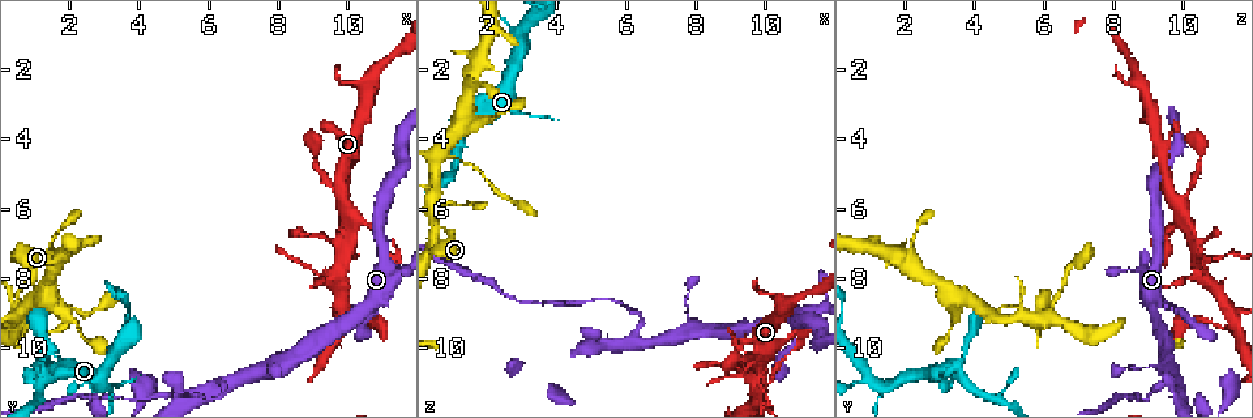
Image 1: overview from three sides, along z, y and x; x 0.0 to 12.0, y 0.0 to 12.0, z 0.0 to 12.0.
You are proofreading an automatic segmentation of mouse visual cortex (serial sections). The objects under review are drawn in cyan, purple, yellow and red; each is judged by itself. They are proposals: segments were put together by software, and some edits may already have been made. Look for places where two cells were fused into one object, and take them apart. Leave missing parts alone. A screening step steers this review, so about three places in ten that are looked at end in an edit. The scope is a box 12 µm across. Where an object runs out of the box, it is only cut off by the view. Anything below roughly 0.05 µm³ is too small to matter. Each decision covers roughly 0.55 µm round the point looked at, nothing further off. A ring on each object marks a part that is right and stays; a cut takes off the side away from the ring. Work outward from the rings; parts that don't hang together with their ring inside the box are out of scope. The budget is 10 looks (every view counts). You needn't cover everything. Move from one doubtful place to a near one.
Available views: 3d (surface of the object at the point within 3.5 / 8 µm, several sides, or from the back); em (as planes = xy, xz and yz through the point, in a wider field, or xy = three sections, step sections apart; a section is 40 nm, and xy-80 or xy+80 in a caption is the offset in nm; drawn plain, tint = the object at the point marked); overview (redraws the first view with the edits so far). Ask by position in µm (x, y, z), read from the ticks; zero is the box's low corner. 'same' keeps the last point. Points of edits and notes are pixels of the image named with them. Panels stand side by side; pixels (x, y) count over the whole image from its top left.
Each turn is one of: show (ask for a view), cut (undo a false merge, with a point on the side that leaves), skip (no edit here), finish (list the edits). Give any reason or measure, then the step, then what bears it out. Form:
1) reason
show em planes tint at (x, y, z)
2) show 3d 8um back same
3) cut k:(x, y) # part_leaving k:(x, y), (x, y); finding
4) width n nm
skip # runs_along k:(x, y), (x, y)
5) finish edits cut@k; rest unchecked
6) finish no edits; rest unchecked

thin arm on a thick one
show 3d 3.5um at (9.8, 7.2, 10.4)

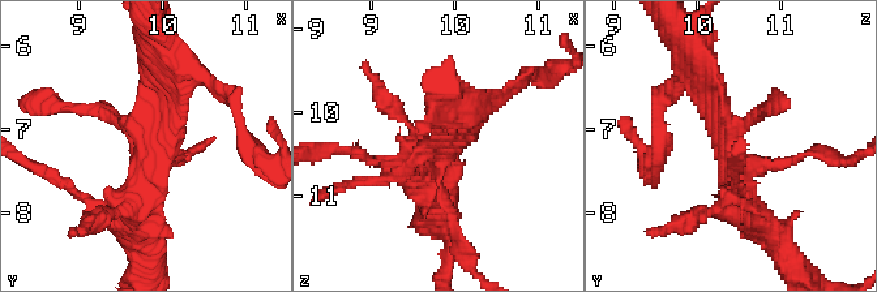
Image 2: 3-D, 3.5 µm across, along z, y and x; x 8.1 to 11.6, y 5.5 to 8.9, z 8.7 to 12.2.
skip # runs_along 2:(702, 68), (735, 192), (756, 219); one cell here

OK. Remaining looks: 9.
abrupt turn
show 3d 3.5um back at (6.4, 11.3, 9.0)

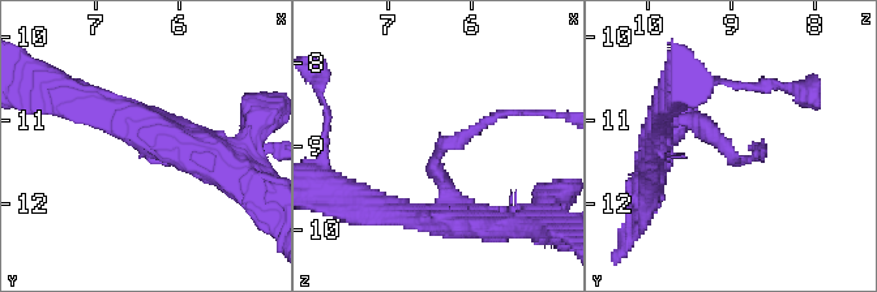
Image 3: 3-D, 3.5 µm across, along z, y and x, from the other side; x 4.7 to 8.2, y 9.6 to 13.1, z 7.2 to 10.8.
show em xy step 3 tint at (6.35, 11.35, 9.00)

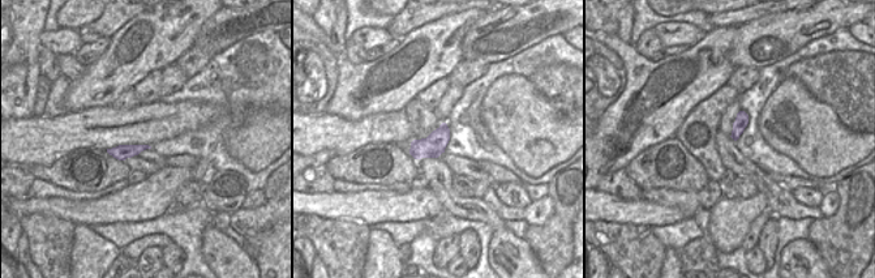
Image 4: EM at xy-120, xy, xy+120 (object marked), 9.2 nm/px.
cut 3:(463, 134) # part_leaving 3:(433, 160), (486, 120), (542, 114); two cells meet here

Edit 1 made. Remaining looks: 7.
show overview

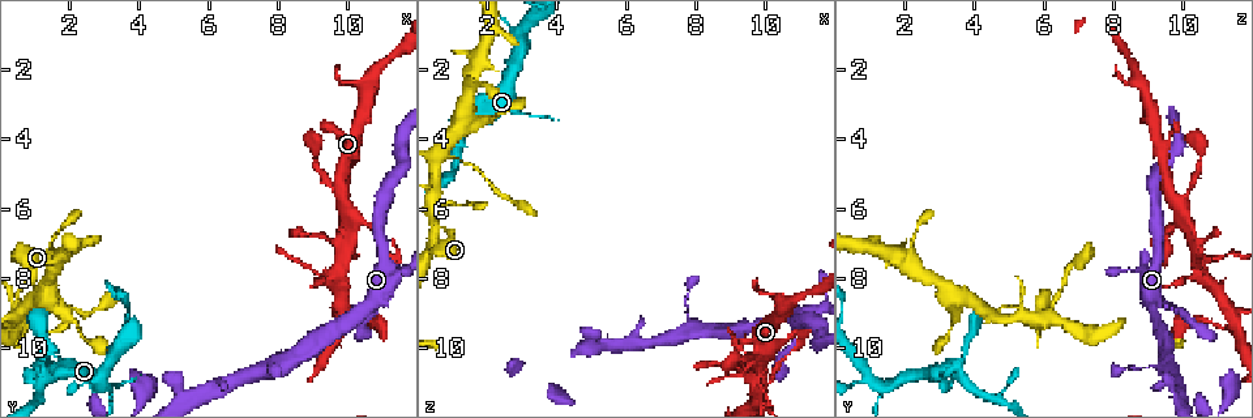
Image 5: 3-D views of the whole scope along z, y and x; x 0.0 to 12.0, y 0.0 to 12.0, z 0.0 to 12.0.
show 3d 8um at (1.6, 8.8, 4.8)

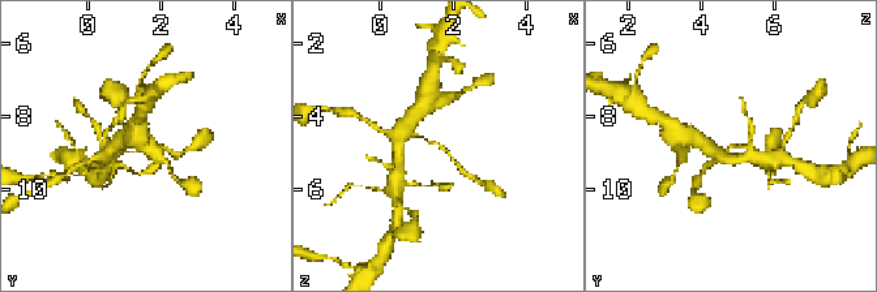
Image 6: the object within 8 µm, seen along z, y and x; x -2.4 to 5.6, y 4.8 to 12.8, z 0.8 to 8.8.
show em xy step 1 tint at (1.6, 8.9, 4.7)

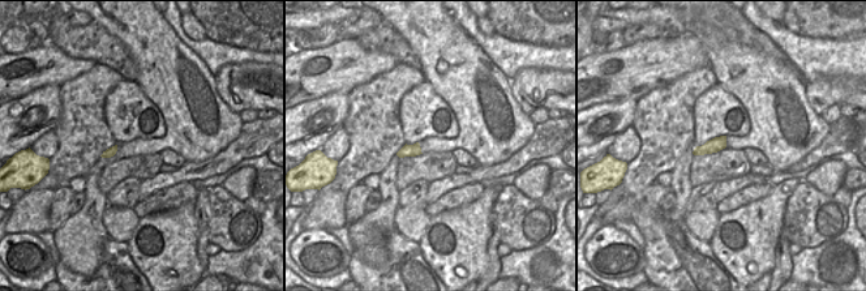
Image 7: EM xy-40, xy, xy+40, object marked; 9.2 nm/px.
skip # runs_along 6:(402, 132), (439, 145), (463, 171); one cell here

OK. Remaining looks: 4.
show 3d 3.5um at (2.9, 10.9, 1.0)

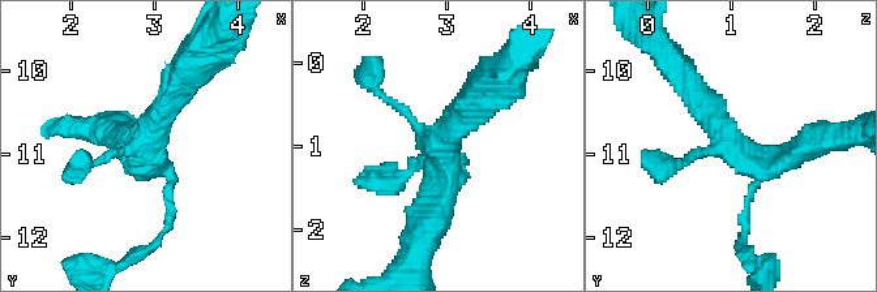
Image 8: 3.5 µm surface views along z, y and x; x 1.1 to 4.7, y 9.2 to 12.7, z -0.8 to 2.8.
need the tissue
show em xy step 2 tint at (2.90, 10.90, 1.05)

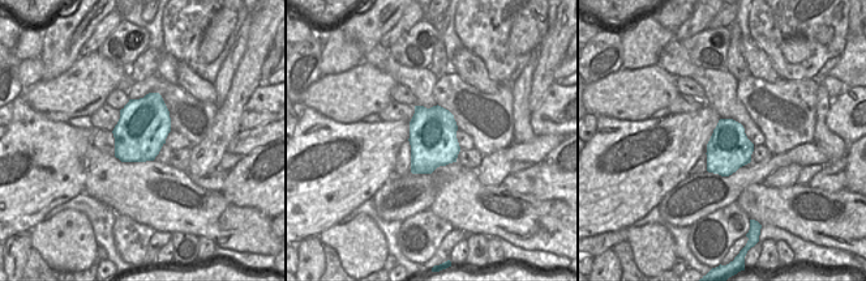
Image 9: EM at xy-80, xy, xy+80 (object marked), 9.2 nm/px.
cut it another way
show em xy step 3 tint same

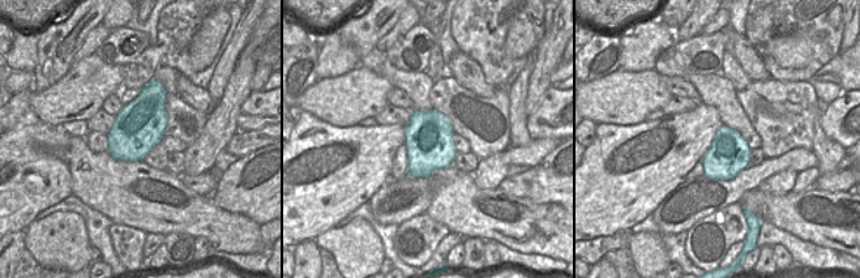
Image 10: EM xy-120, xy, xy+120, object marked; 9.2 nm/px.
skip # runs_along 8:(803, 147), (741, 155), (685, 80); all the same cell

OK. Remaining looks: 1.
finish edits cut@3; rest unchecked

